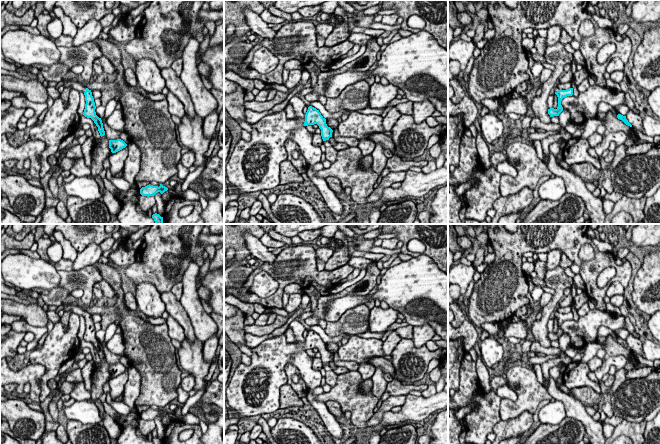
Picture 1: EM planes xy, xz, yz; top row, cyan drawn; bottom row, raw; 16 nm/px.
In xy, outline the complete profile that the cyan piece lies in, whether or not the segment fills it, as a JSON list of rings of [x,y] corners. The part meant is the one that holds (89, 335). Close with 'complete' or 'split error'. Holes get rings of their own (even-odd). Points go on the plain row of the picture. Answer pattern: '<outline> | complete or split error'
[[[65,305],[63,311],[72,311],[73,313],[76,313],[79,316],[83,316],[85,319],[85,333],[83,336],[83,339],[87,342],[91,342],[94,347],[96,348],[96,350],[98,351],[98,355],[100,357],[100,360],[104,360],[105,359],[105,355],[103,352],[103,347],[101,342],[99,342],[96,339],[95,333],[95,326],[94,326],[94,322],[92,320],[92,316],[91,314],[89,314],[88,312],[86,312],[82,307],[76,306],[76,305]]] | split error

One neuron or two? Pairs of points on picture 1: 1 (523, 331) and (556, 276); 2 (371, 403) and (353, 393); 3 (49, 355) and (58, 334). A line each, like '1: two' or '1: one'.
1: two
2: one
3: one

